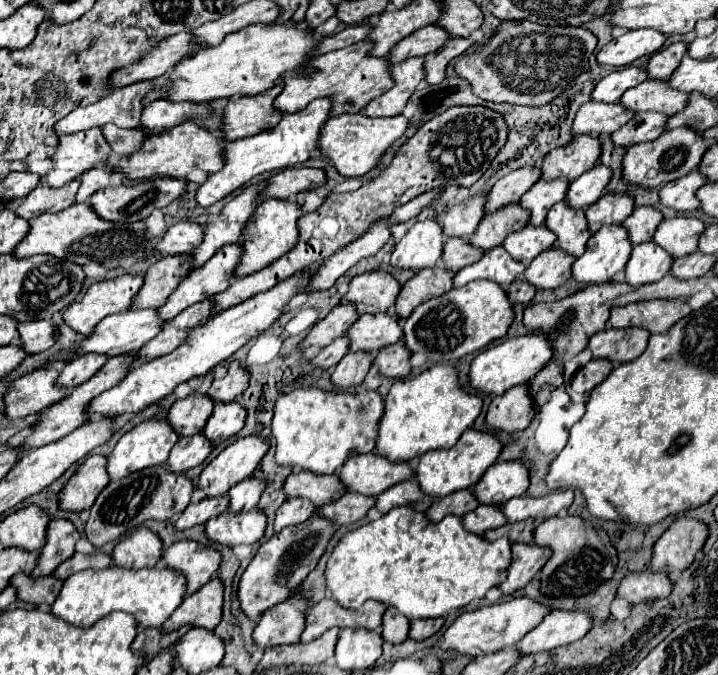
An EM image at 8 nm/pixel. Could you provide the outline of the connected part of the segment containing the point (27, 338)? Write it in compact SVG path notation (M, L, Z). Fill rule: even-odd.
M34 320L20 324L20 344L30 354L50 350L56 344L56 326L52 320Z

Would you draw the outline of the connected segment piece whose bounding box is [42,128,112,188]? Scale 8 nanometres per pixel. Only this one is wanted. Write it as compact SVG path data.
M90 128L86 132L76 132L60 138L58 150L52 156L56 168L42 176L42 182L60 188L84 172L106 164L112 154L112 146L102 134L102 128Z

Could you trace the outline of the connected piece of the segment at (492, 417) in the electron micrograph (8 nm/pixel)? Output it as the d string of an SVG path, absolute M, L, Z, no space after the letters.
M526 384L510 388L510 392L496 396L486 412L486 426L494 432L518 432L524 430L534 412L530 412L530 396L526 396Z

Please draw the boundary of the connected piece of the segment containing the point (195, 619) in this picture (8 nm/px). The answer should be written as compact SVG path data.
M218 578L210 580L208 584L204 584L196 594L192 594L190 598L186 598L178 610L174 610L174 614L166 620L166 624L162 626L164 632L174 632L178 628L182 628L184 624L192 624L194 628L204 628L204 630L214 630L218 626L222 618L222 582Z

